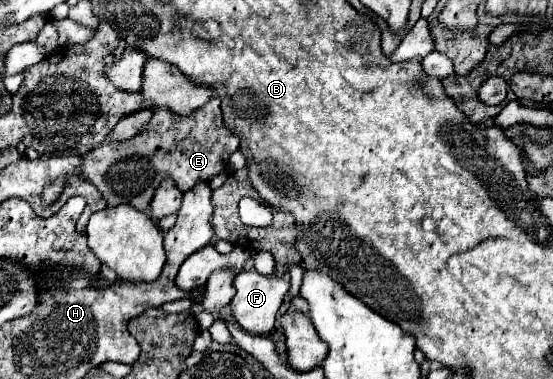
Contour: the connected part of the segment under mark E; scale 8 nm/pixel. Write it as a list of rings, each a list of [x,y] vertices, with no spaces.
[[[214,96],[206,106],[194,110],[188,116],[180,116],[170,112],[168,108],[154,108],[154,122],[150,122],[150,130],[144,130],[136,138],[130,138],[126,142],[104,142],[104,146],[94,148],[84,158],[80,174],[92,182],[102,196],[108,200],[108,206],[118,204],[130,204],[138,210],[146,210],[152,202],[152,196],[156,188],[160,186],[162,178],[172,178],[182,192],[192,190],[198,182],[210,182],[216,174],[220,174],[228,166],[228,156],[238,150],[240,140],[224,126],[222,122],[222,110],[220,110],[220,98]]]

